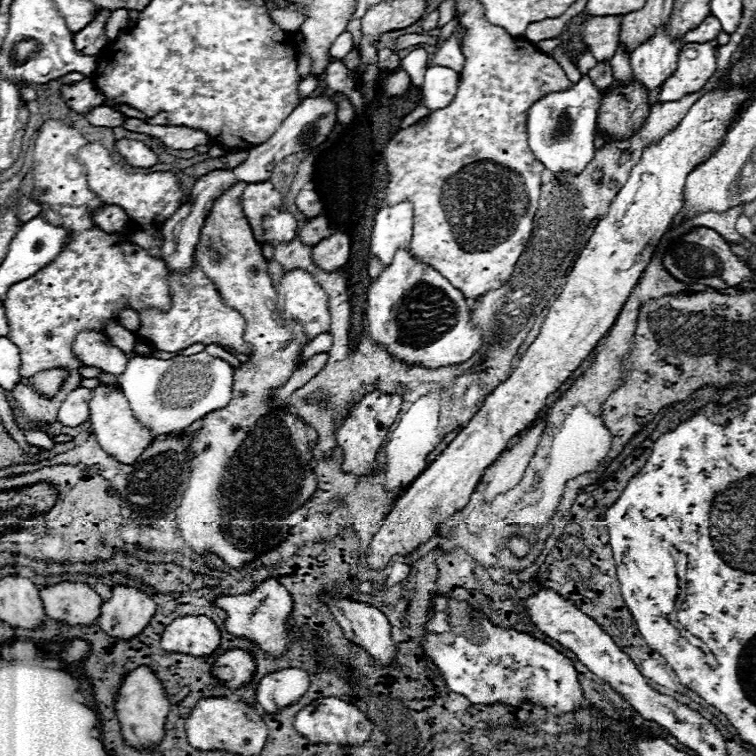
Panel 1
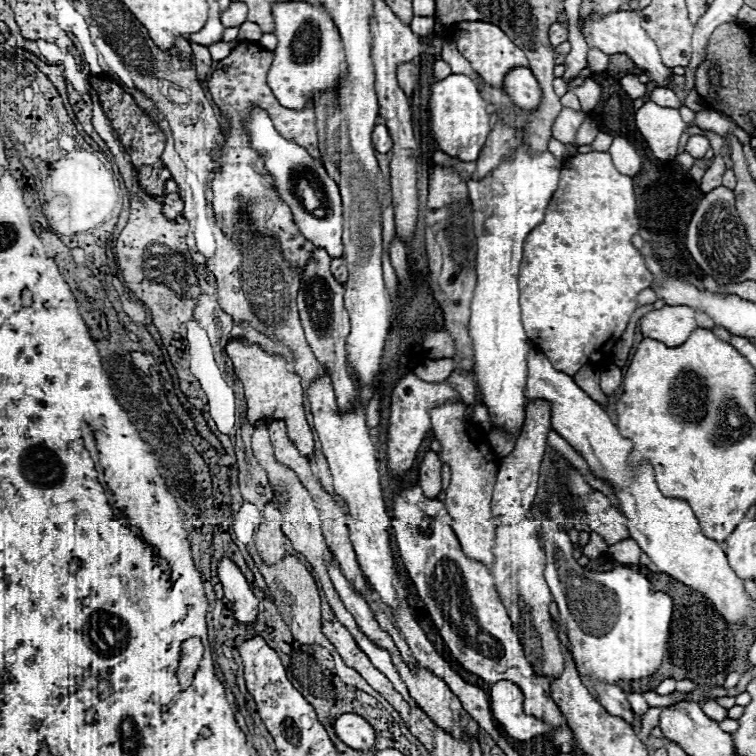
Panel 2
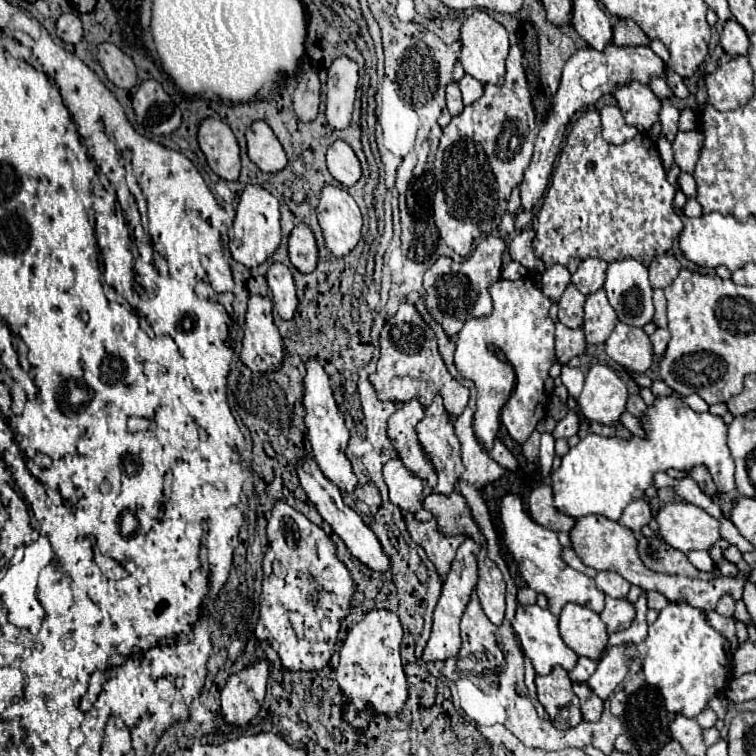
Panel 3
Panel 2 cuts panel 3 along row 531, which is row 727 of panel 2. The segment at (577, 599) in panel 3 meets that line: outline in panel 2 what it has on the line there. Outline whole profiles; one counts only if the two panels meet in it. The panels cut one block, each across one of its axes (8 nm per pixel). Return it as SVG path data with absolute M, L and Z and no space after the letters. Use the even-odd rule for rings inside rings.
M500 680L490 686L490 704L492 704L492 714L504 728L504 732L514 738L514 740L530 740L534 736L550 734L552 726L546 722L526 716L522 710L524 696L520 688L512 682Z

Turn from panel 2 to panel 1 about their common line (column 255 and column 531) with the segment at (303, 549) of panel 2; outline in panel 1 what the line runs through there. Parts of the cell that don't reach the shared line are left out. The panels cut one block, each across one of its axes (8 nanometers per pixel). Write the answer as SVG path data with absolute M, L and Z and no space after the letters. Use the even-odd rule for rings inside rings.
M538 422L536 428L532 428L528 434L524 434L518 444L508 448L496 460L496 464L492 466L490 484L486 488L486 498L484 498L486 502L490 502L498 492L506 492L520 482L522 472L538 446L538 438L540 438L542 430L544 430L544 422Z

